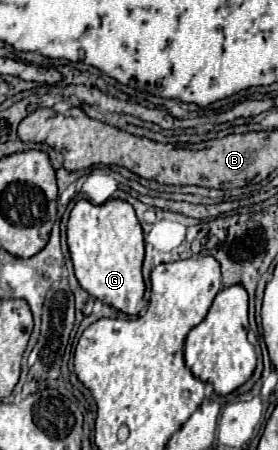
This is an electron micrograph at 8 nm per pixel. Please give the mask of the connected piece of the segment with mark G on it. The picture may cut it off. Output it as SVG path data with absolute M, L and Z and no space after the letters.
M78 200L68 220L68 248L74 262L74 272L80 286L96 300L136 316L144 306L144 236L134 208L124 200L106 200L104 204L92 204Z

